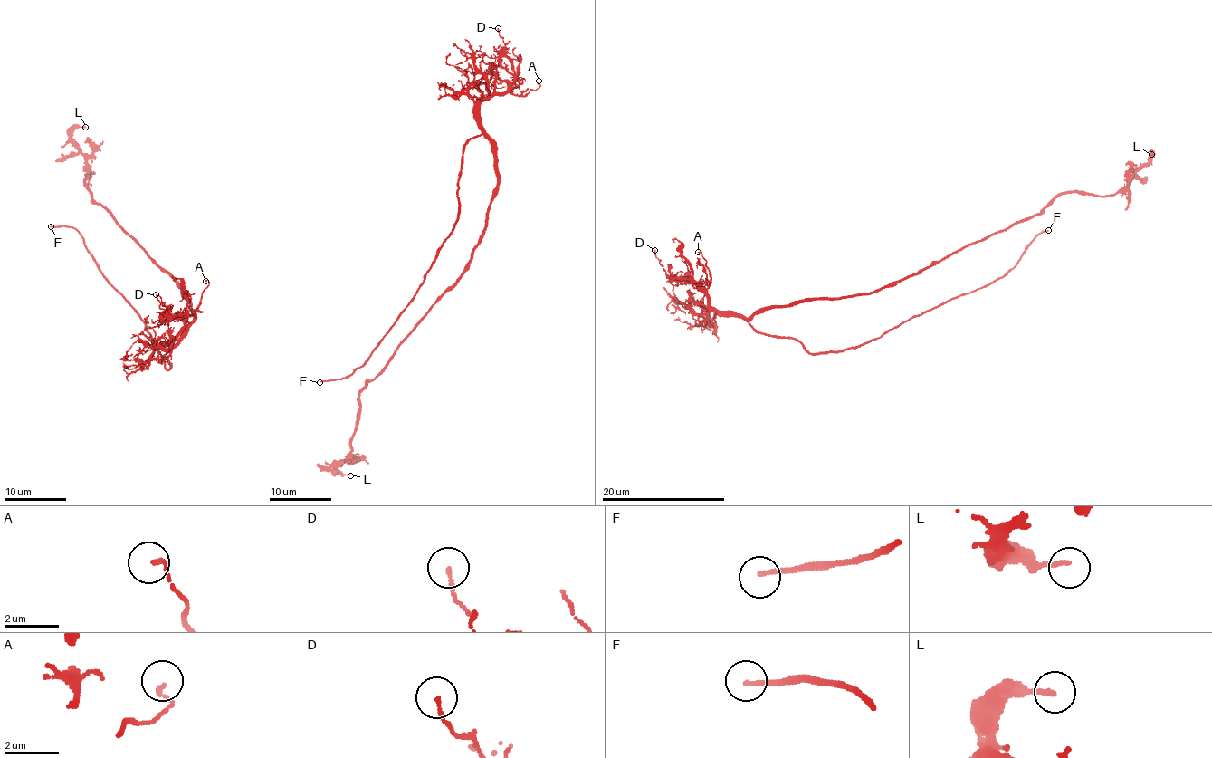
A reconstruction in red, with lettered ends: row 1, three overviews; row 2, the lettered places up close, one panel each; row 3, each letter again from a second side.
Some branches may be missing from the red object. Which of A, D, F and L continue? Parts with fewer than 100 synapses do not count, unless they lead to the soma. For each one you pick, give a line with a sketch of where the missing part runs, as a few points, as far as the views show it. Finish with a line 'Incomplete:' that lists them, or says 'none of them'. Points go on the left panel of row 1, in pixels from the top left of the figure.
F: Course of what is missing: (51, 226), (38, 226), (31, 232), (46, 216), (83, 206), (90, 242)
Incomplete: F

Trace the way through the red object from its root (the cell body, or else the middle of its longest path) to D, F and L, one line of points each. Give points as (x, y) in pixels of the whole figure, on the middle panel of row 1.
D: (497, 175), (495, 141), (484, 132), (479, 104), (493, 93), (502, 92), (513, 80), (514, 65), (498, 28)
F: (497, 175), (495, 143), (473, 137), (461, 156), (456, 224), (413, 301), (359, 368), (319, 382)
L: (497, 175), (486, 228), (469, 269), (359, 392), (359, 423), (351, 443), (352, 453), (336, 469), (350, 475)

